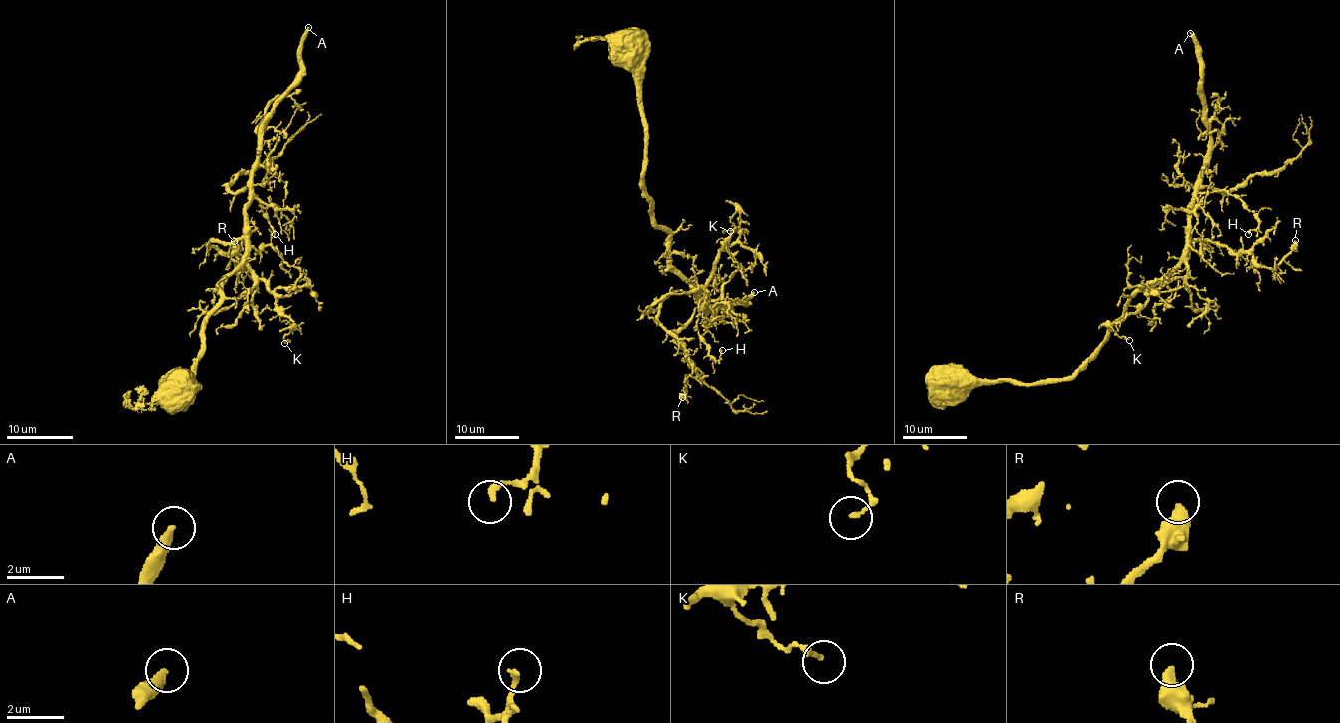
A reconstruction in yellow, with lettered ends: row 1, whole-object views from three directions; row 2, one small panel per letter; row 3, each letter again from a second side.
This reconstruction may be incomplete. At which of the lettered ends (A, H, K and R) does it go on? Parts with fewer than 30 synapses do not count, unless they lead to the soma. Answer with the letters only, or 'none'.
A

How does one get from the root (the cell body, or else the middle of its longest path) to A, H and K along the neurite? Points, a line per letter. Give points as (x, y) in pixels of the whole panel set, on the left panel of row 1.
A: (176, 393), (188, 398), (196, 388), (201, 325), (246, 252), (262, 120), (300, 69), (308, 27)
H: (176, 393), (188, 398), (196, 388), (201, 325), (246, 252), (249, 190), (275, 234)
K: (176, 393), (188, 398), (196, 388), (201, 325), (242, 264), (292, 322), (284, 343)

